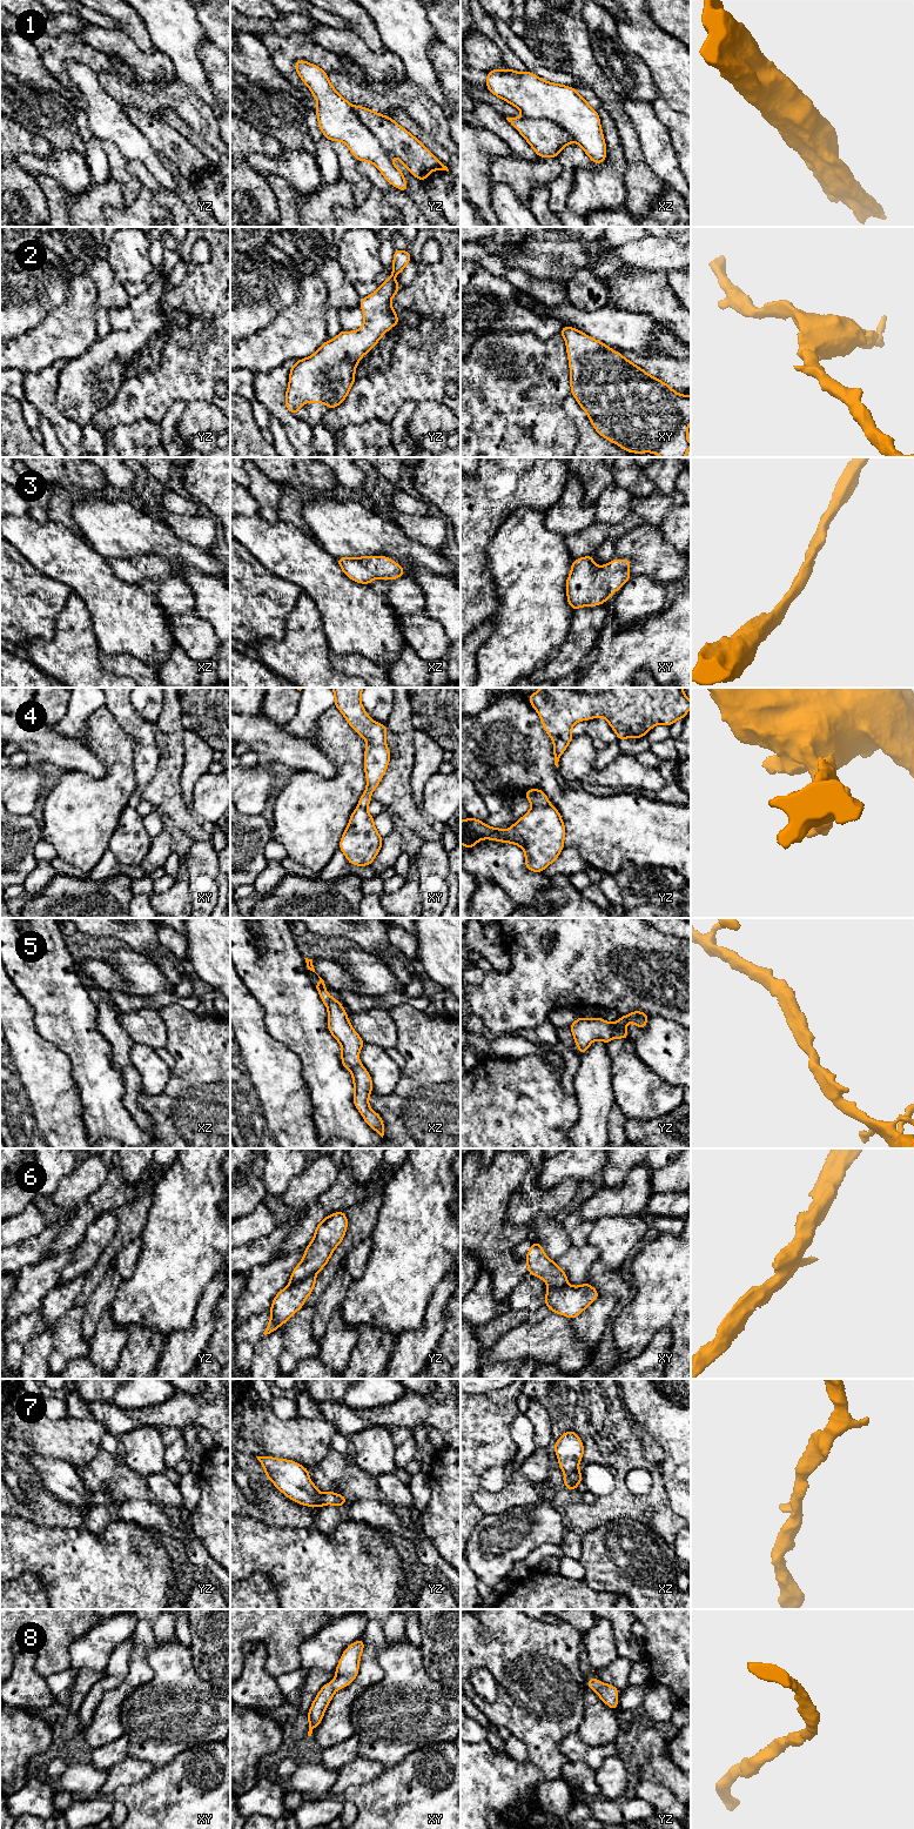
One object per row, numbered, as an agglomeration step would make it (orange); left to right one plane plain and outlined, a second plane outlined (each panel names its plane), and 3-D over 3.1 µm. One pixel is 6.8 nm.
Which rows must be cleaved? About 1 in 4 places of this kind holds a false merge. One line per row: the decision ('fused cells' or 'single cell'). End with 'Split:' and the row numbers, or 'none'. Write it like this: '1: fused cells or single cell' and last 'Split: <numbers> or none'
1: fused cells
2: single cell
3: single cell
4: fused cells
5: single cell
6: fused cells
7: single cell
8: single cell
Split: 1, 4, 6

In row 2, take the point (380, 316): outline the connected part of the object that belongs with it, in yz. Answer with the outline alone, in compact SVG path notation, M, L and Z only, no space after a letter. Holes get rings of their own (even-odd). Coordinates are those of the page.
M395 250L389 279L359 302L364 323L358 330L341 330L311 356L296 361L291 367L285 390L285 407L291 414L300 413L302 403L325 403L328 409L332 409L345 400L355 382L359 360L399 322L391 306L391 299L401 287L395 276L411 259L408 250Z

